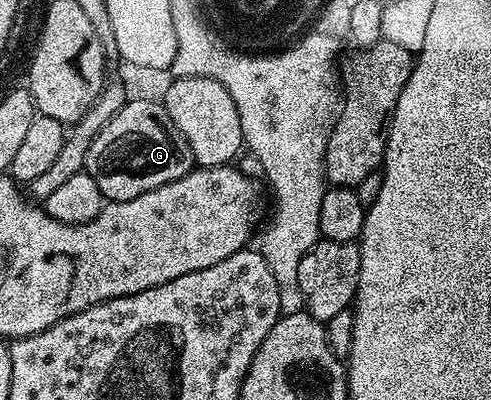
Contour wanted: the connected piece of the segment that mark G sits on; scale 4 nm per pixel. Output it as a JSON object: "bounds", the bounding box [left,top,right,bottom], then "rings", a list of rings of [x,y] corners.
{"bounds":[84,97,195,202],"rings":[[[141,97],[138,101],[133,99],[126,100],[122,109],[120,109],[111,120],[95,135],[91,147],[85,156],[84,172],[99,183],[99,191],[104,195],[106,202],[126,201],[135,199],[135,195],[143,195],[147,191],[155,191],[155,187],[163,187],[163,183],[171,183],[183,175],[187,175],[195,168],[193,152],[183,139],[179,127],[171,123],[171,115],[167,115],[164,104],[160,100],[148,101]]]}

